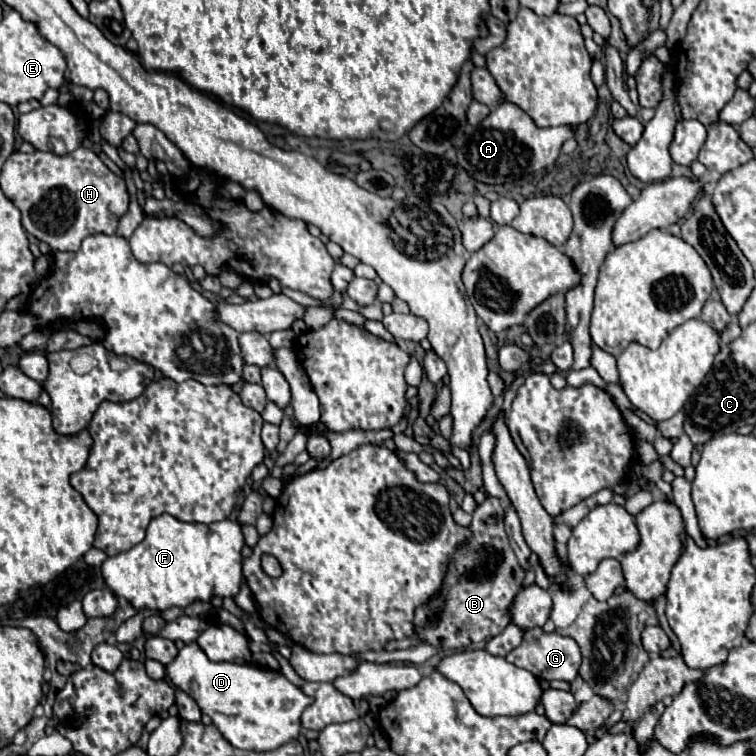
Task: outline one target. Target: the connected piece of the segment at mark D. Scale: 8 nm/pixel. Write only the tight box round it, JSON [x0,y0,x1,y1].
[165,642,311,752]

